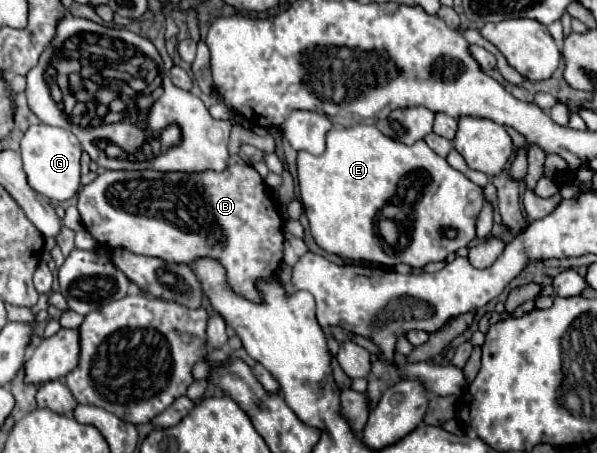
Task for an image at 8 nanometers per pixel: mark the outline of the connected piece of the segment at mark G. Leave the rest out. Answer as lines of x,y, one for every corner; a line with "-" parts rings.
32,125
22,141
20,141
20,151
22,151
22,161
24,161
24,171
28,175
28,183
34,191
40,195
48,197
50,201
62,203
68,201
70,197
76,195
80,187
80,141
76,135
68,129
62,127
52,127
52,125

